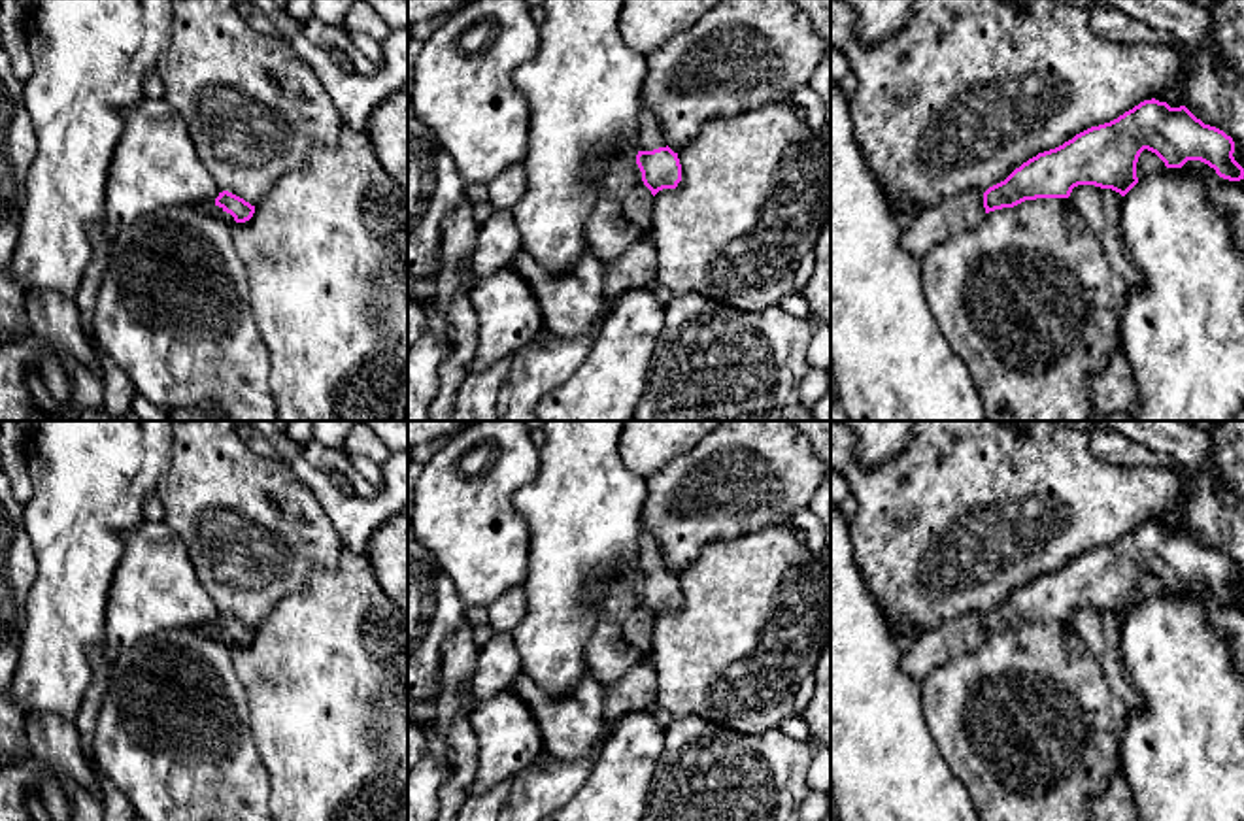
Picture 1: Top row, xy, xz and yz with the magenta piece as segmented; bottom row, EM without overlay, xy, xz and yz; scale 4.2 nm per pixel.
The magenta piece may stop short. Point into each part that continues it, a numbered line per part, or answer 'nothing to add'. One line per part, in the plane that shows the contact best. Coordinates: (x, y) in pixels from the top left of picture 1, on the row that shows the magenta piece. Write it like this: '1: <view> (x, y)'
1: xz (650, 133)

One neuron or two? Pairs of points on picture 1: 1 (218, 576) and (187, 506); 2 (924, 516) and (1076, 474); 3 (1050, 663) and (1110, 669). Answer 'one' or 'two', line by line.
1: one
2: one
3: two

